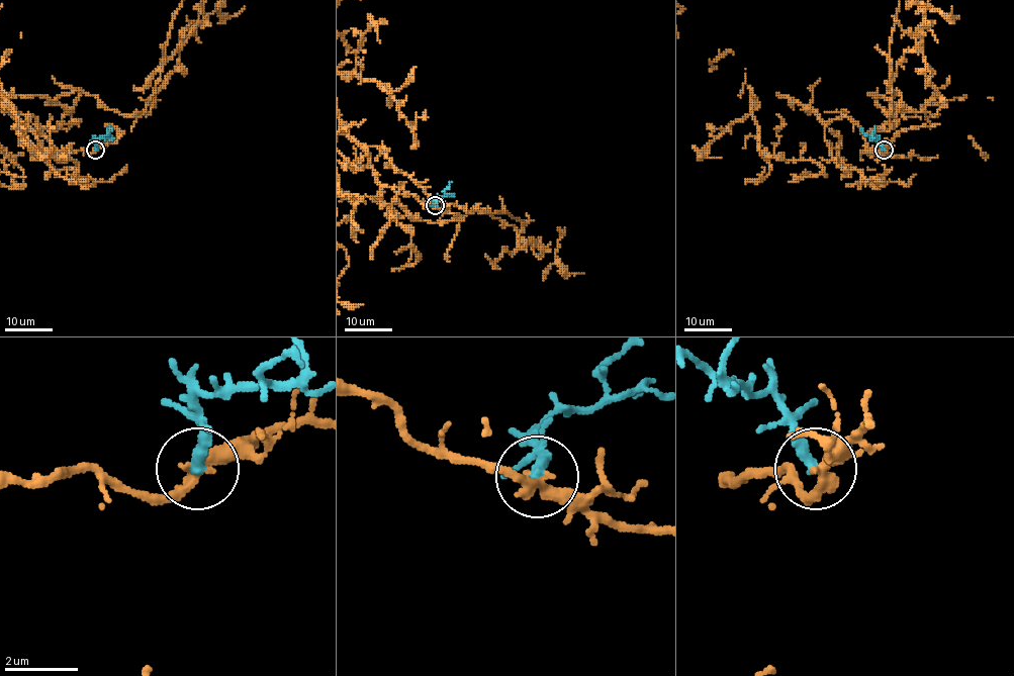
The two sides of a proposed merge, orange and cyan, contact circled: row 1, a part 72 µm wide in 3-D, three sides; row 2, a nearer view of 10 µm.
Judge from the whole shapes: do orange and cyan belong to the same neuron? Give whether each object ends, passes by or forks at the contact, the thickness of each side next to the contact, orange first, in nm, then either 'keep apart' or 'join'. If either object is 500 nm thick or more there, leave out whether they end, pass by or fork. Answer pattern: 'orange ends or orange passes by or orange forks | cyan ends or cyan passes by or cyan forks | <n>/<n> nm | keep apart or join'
orange passes by | cyan ends | 320/320 nm | keep apart

